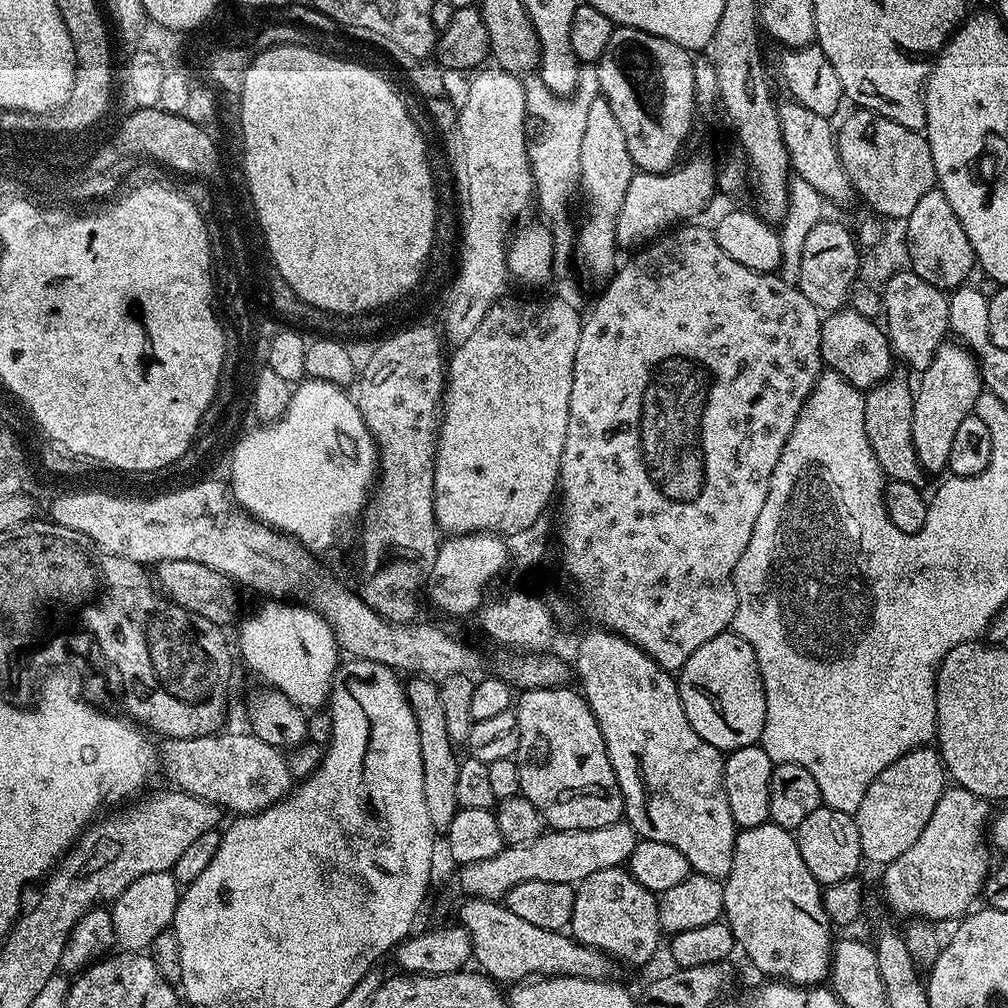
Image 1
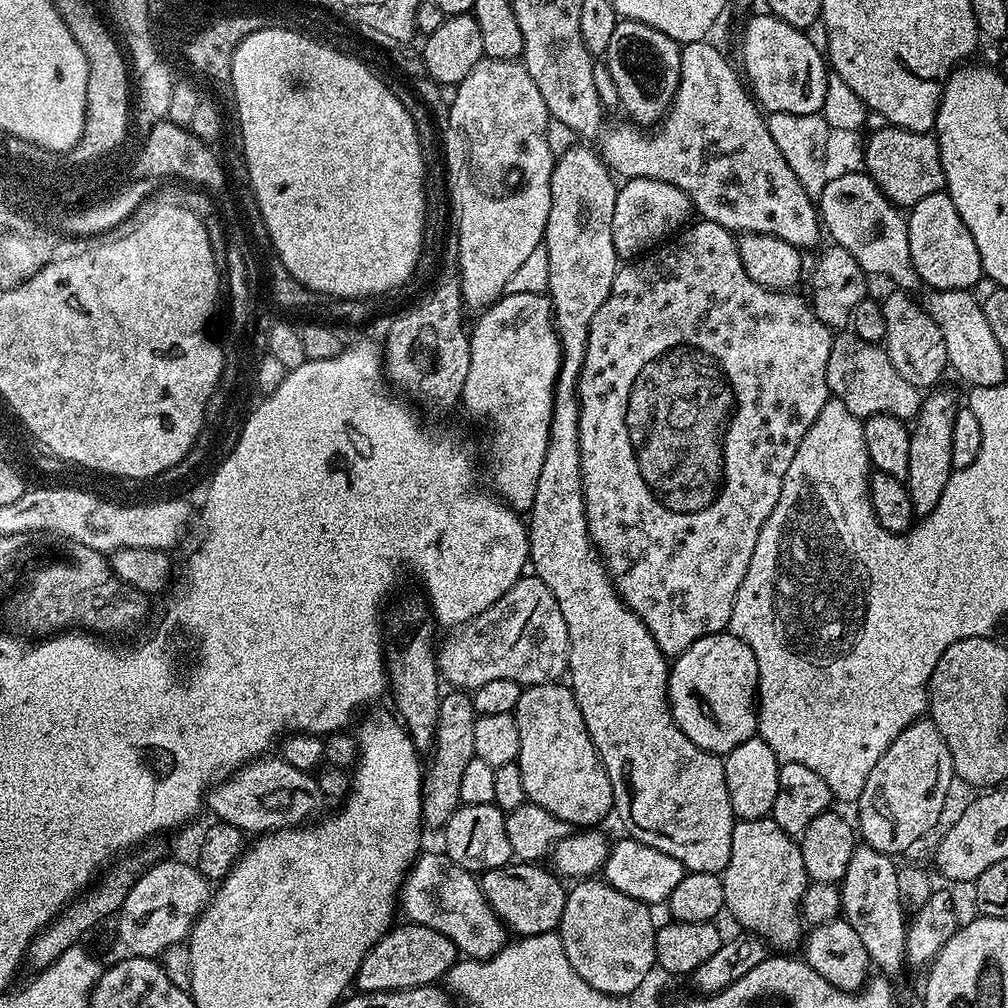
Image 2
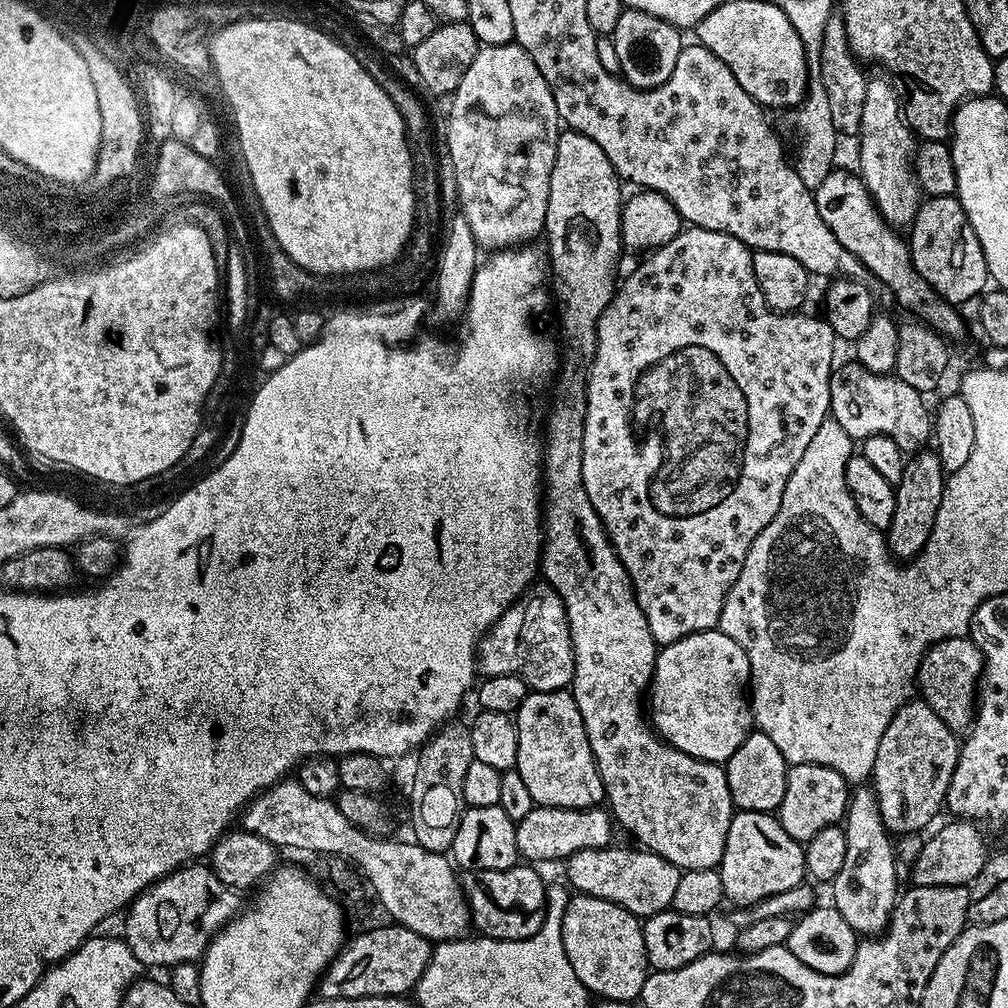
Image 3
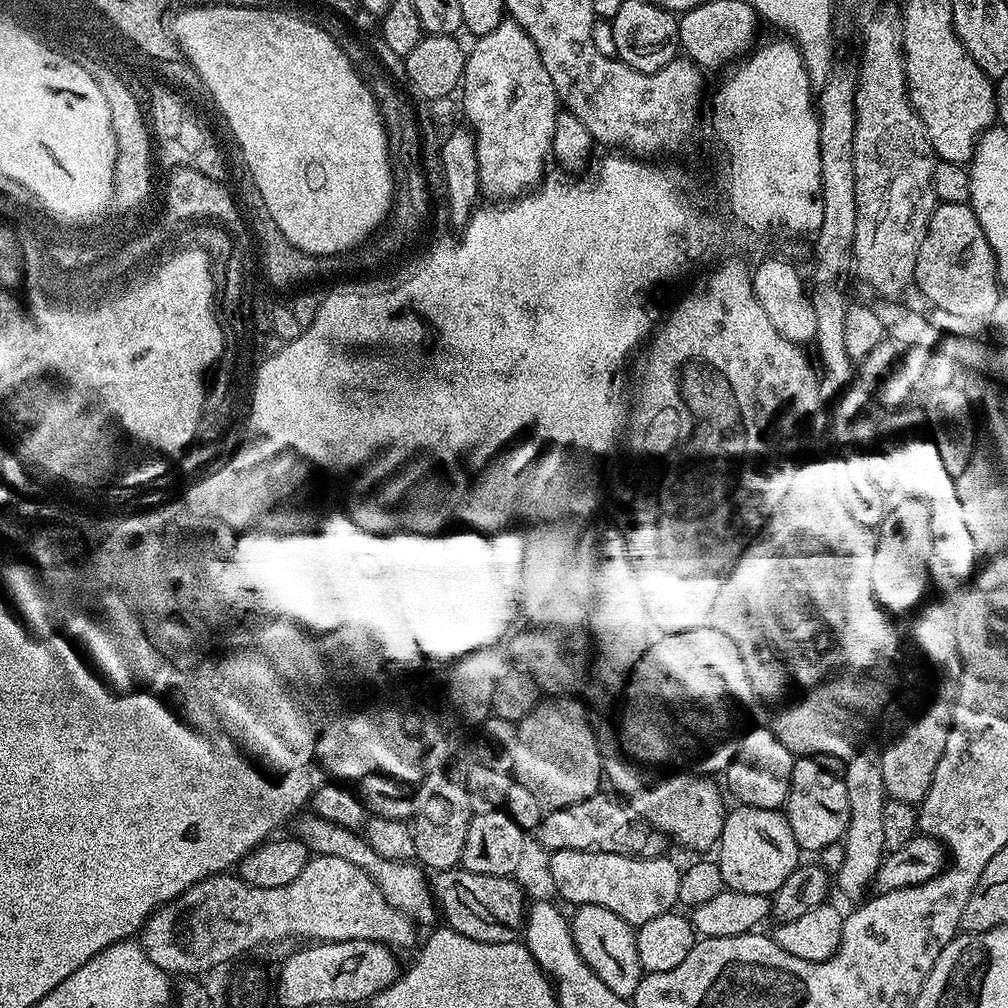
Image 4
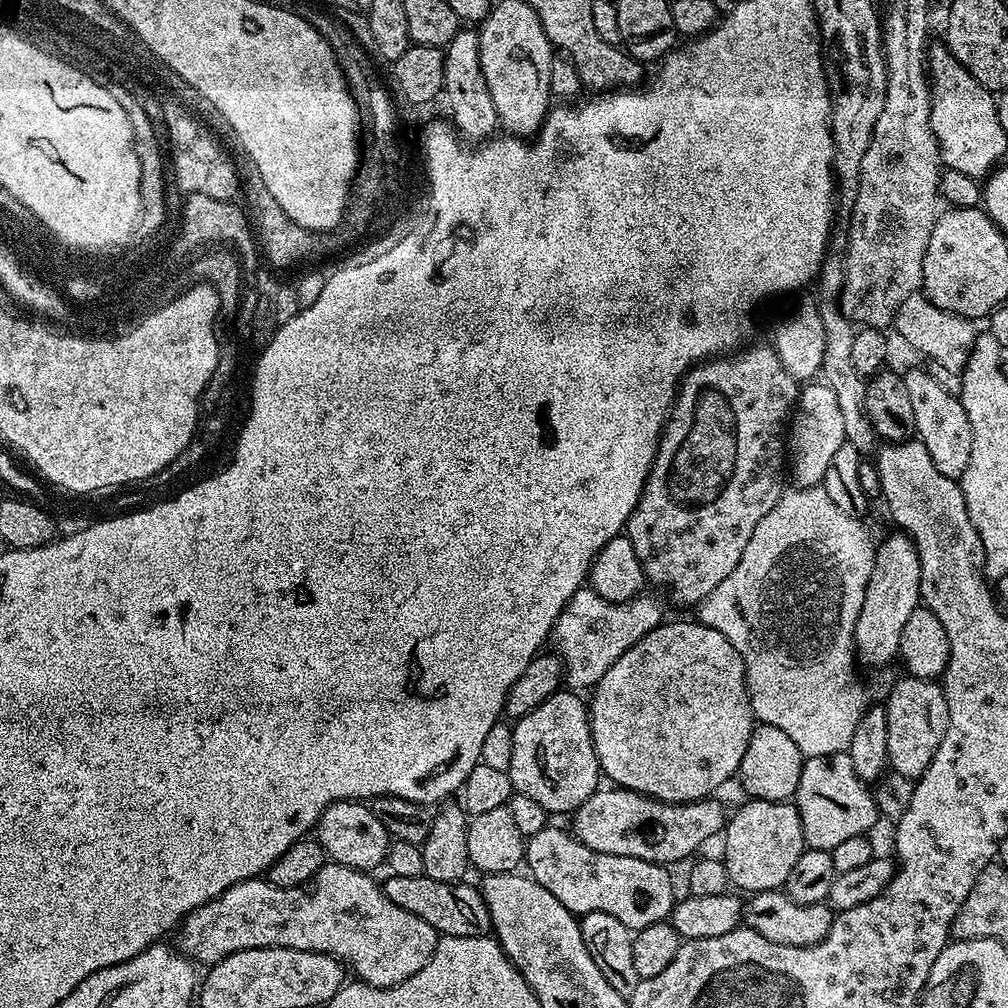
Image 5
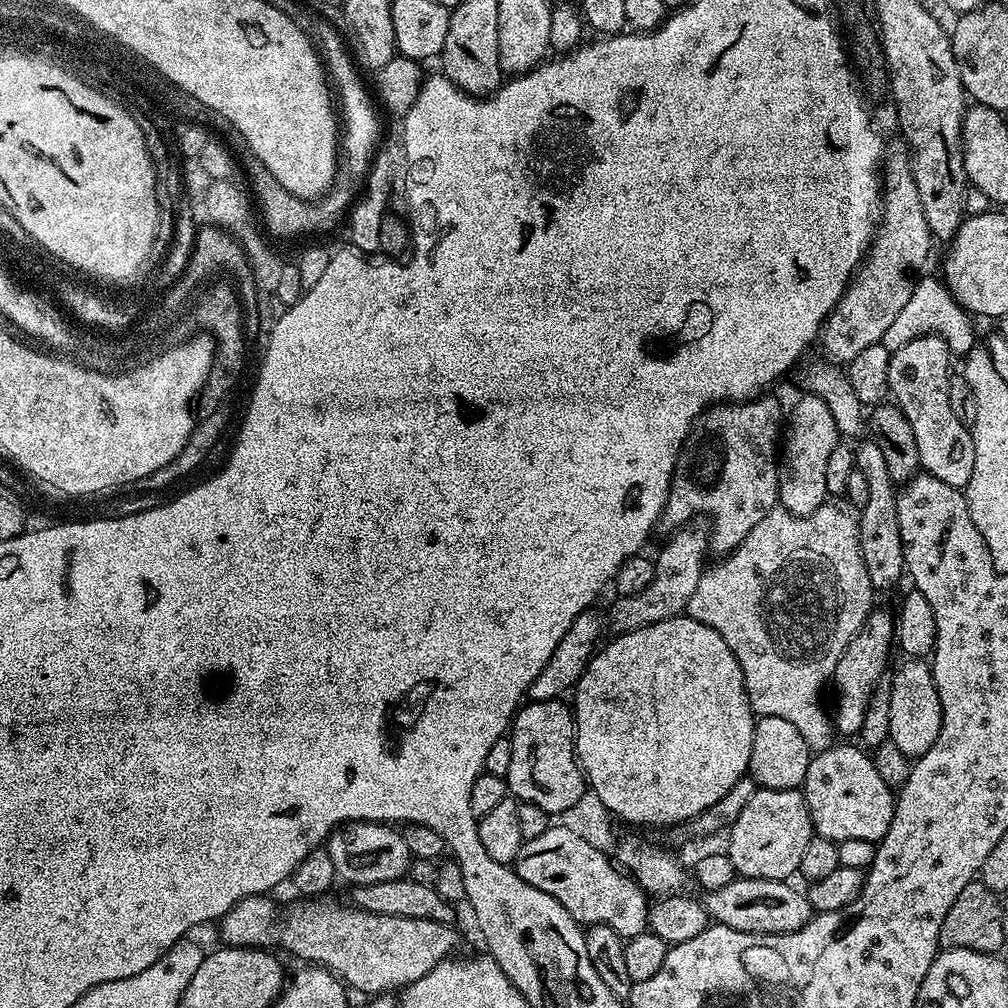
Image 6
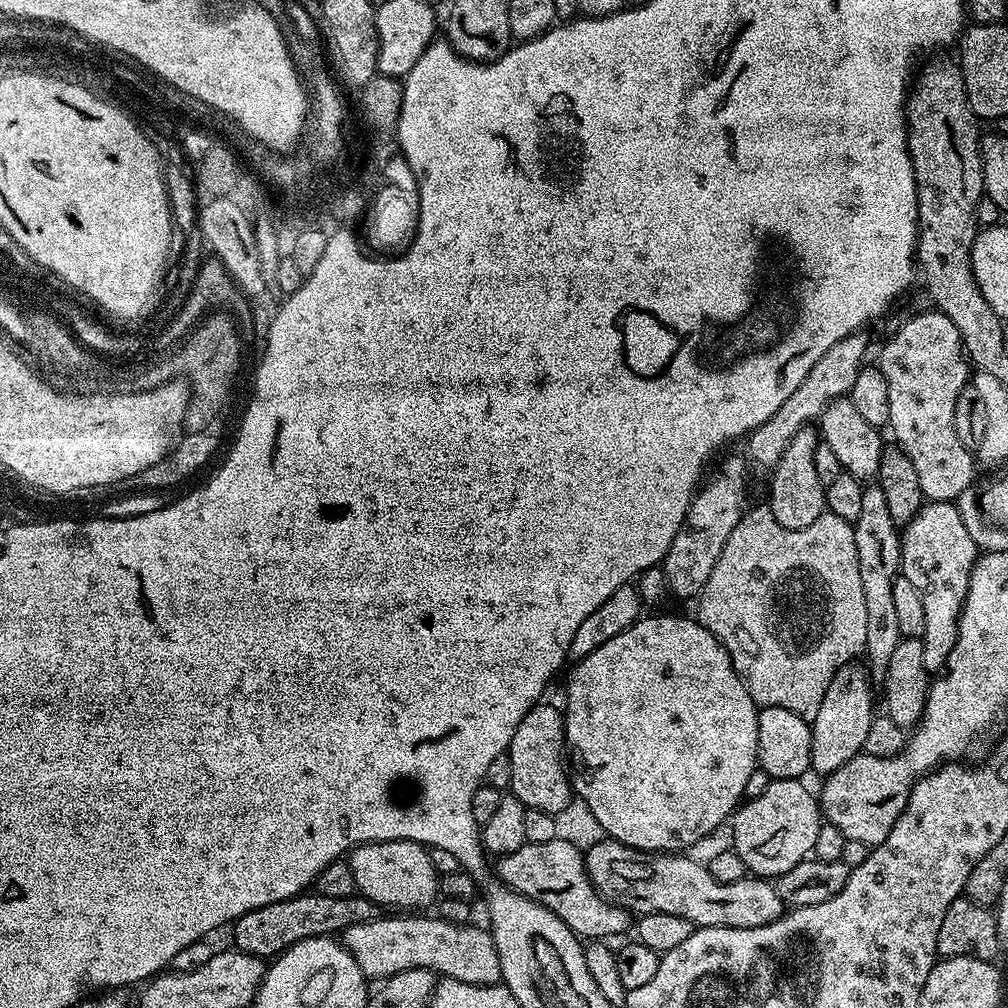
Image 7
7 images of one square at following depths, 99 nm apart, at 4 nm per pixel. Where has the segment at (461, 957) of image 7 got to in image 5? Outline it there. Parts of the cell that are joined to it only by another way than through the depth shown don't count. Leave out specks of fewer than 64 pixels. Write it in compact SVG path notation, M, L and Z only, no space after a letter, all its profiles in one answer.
M326 862L312 880L293 888L279 888L269 884L264 878L243 880L184 917L178 928L179 951L200 966L217 964L222 958L238 950L251 948L289 948L303 952L321 952L333 956L351 971L353 968L360 975L357 977L371 988L398 986L398 982L406 982L406 978L418 974L418 970L422 970L422 966L430 962L436 949L438 934L434 926L422 922L418 914L410 914L410 910L394 906L394 902L384 896L383 887L379 883L375 884L368 876L371 875L367 871Z

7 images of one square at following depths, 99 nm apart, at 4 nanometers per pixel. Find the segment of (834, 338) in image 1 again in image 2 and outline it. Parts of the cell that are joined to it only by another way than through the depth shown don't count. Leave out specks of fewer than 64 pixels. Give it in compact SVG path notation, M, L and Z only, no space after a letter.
M844 330L833 339L830 346L830 362L826 362L826 382L829 393L850 410L850 414L870 416L897 416L911 421L920 412L921 389L910 386L894 366L880 344L871 344L851 330Z

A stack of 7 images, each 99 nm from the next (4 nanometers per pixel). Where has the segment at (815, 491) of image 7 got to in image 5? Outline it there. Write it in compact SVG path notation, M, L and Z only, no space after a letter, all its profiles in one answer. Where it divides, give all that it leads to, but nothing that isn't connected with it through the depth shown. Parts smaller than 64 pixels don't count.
M823 382L805 383L797 393L786 438L786 458L791 479L793 476L793 481L799 487L819 487L824 481L835 451L844 443L846 438L843 415L834 390Z

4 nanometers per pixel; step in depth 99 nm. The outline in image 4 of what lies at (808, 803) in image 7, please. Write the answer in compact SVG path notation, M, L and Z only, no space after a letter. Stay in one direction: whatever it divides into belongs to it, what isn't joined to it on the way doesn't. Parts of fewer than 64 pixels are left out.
M736 806L733 812L731 809L724 818L719 852L718 863L725 885L733 892L763 896L776 893L802 860L787 815L774 808Z

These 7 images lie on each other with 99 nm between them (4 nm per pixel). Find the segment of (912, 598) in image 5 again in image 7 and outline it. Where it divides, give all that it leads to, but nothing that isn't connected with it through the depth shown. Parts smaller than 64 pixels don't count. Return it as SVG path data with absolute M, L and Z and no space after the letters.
M859 663L843 664L830 678L826 694L822 694L822 706L811 720L812 726L812 767L813 773L820 772L826 777L838 766L850 762L850 758L861 755L864 751L866 734L870 731L874 717L872 711L872 684L869 673L859 668Z

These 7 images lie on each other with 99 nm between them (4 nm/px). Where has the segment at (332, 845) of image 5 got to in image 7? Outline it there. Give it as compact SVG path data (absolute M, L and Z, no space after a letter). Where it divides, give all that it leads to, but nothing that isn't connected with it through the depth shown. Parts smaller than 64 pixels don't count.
M387 840L357 844L346 856L350 874L354 874L356 892L370 898L384 910L428 910L432 899L438 896L438 874L432 865L431 851L413 840Z

